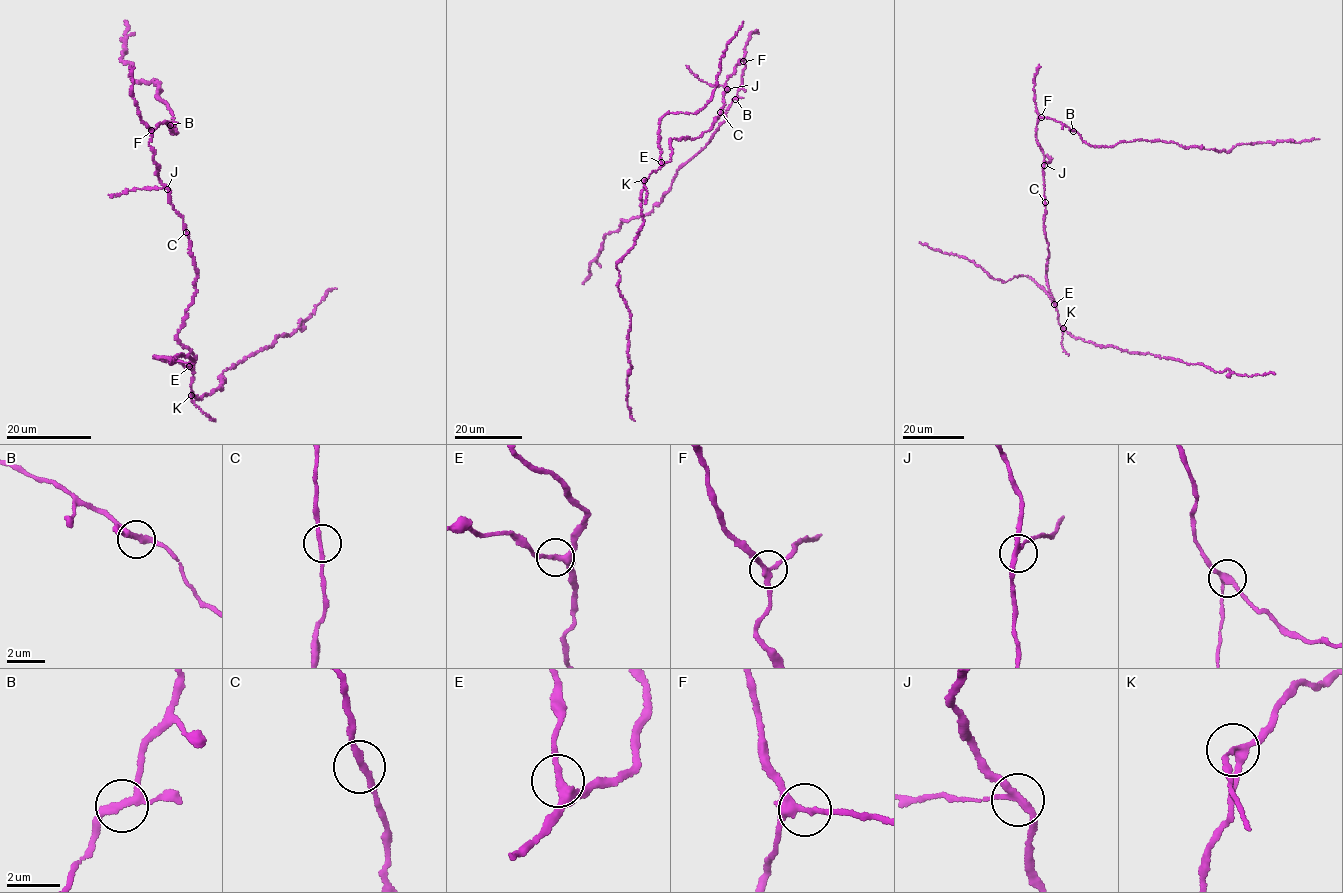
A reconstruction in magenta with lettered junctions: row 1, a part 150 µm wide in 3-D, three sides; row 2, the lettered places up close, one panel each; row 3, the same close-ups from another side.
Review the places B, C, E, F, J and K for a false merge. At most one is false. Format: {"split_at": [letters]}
{"split_at": ["J"]}

